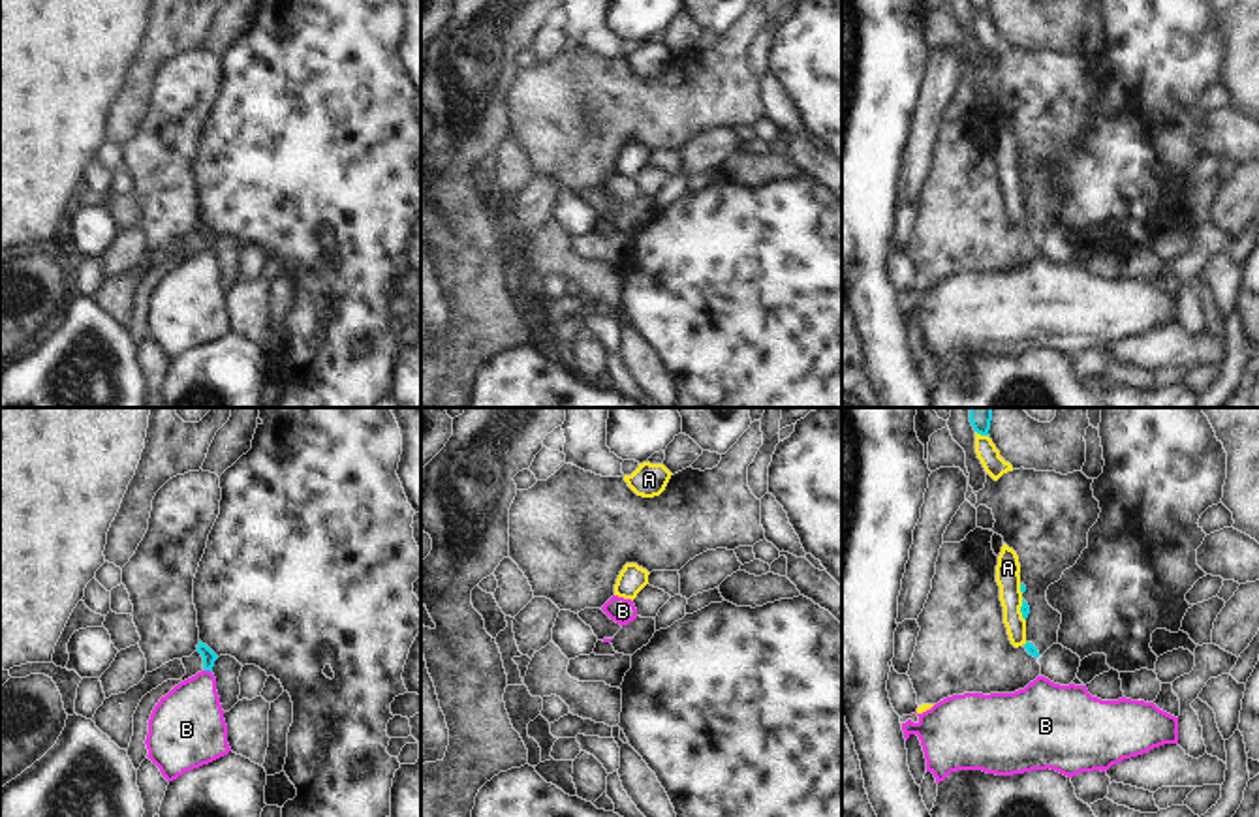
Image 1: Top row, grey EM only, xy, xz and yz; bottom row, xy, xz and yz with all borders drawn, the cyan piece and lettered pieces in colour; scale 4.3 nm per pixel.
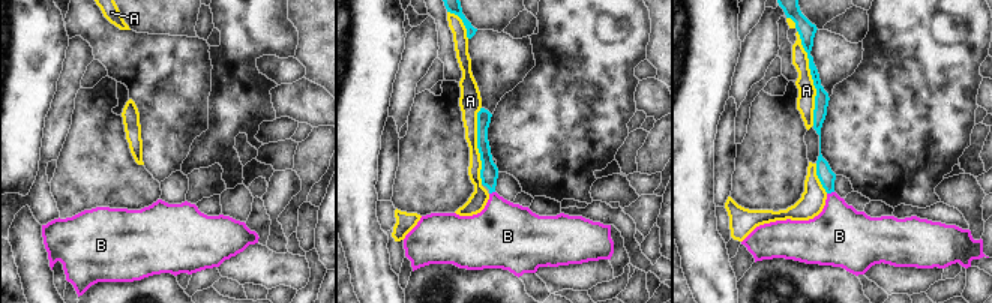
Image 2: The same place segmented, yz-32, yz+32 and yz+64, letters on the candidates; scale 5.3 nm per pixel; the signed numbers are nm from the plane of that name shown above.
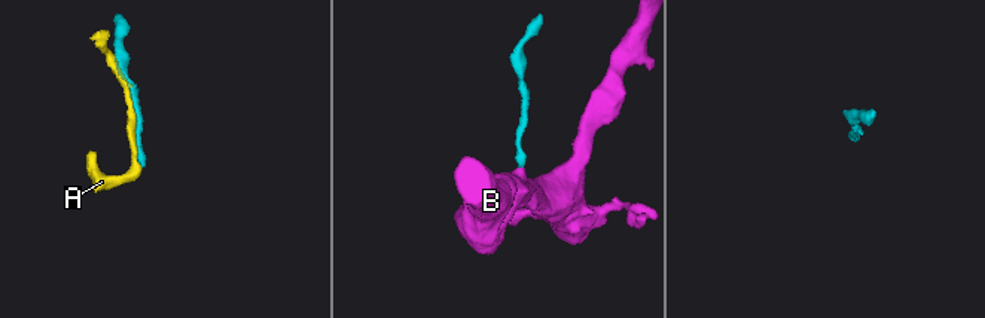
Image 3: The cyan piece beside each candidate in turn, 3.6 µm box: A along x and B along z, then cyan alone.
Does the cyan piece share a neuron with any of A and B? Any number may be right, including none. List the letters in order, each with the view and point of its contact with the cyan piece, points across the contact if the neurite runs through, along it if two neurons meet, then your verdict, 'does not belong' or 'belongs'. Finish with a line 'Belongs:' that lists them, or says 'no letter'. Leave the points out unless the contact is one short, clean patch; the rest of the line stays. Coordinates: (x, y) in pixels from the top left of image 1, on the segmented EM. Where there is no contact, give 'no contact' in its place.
A: contact yz (1021, 611); does not belong
B: contact xy (209, 669); way xy (207, 654), (209, 669), (188, 724); belongs
Belongs: B

